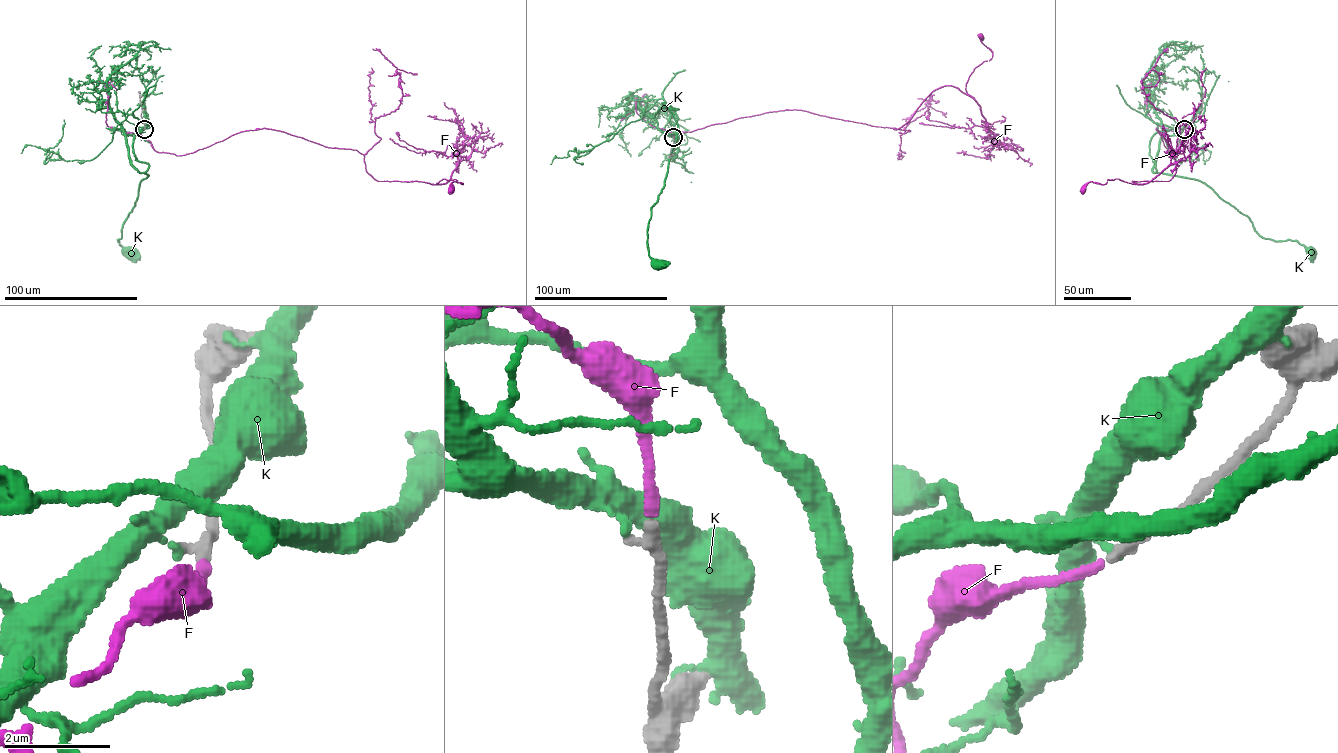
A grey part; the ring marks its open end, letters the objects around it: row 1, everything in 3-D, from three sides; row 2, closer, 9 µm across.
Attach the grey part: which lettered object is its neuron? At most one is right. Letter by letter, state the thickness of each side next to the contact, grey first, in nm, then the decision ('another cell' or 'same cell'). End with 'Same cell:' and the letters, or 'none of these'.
F: 240/170 nm | same cell
K: 240/160 nm | another cell
Same cell: F

